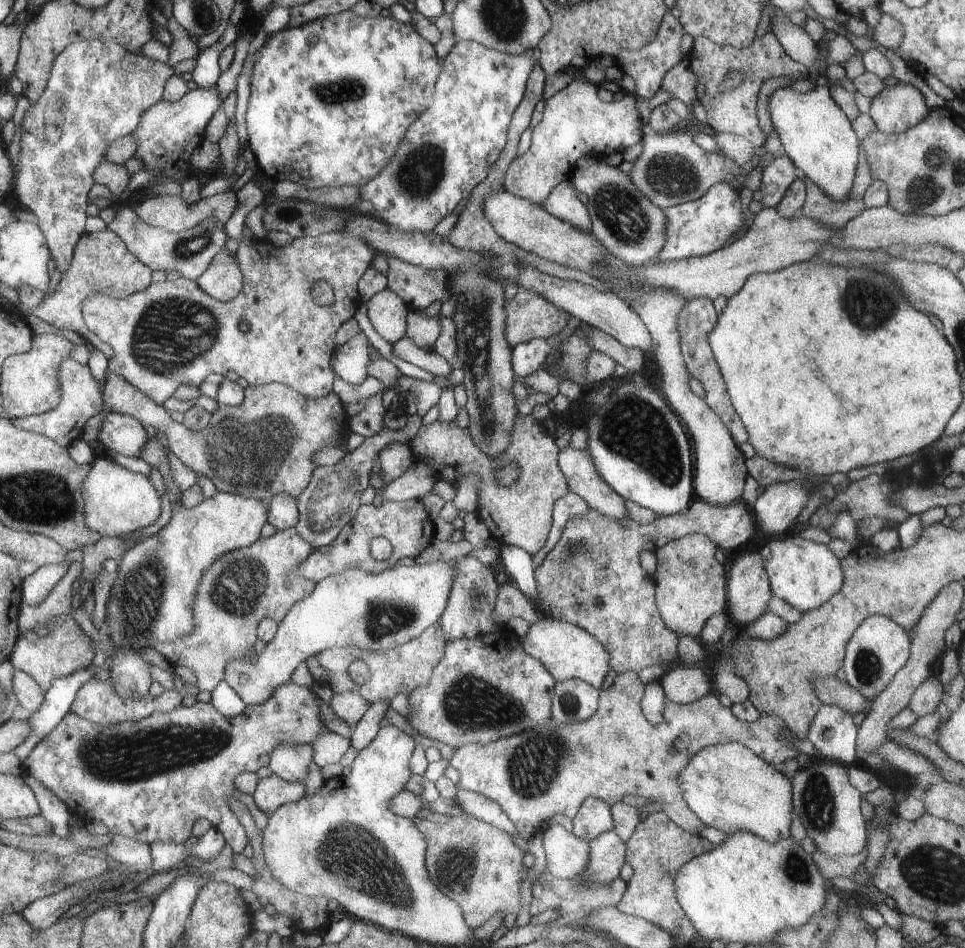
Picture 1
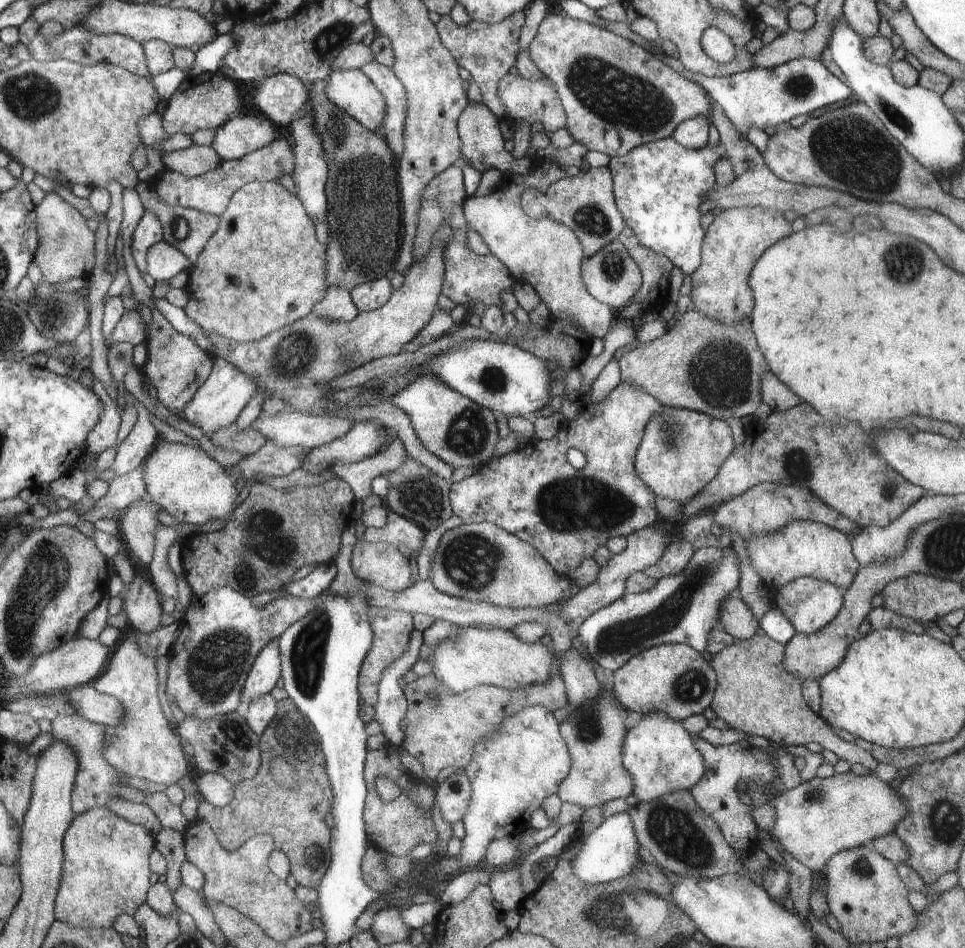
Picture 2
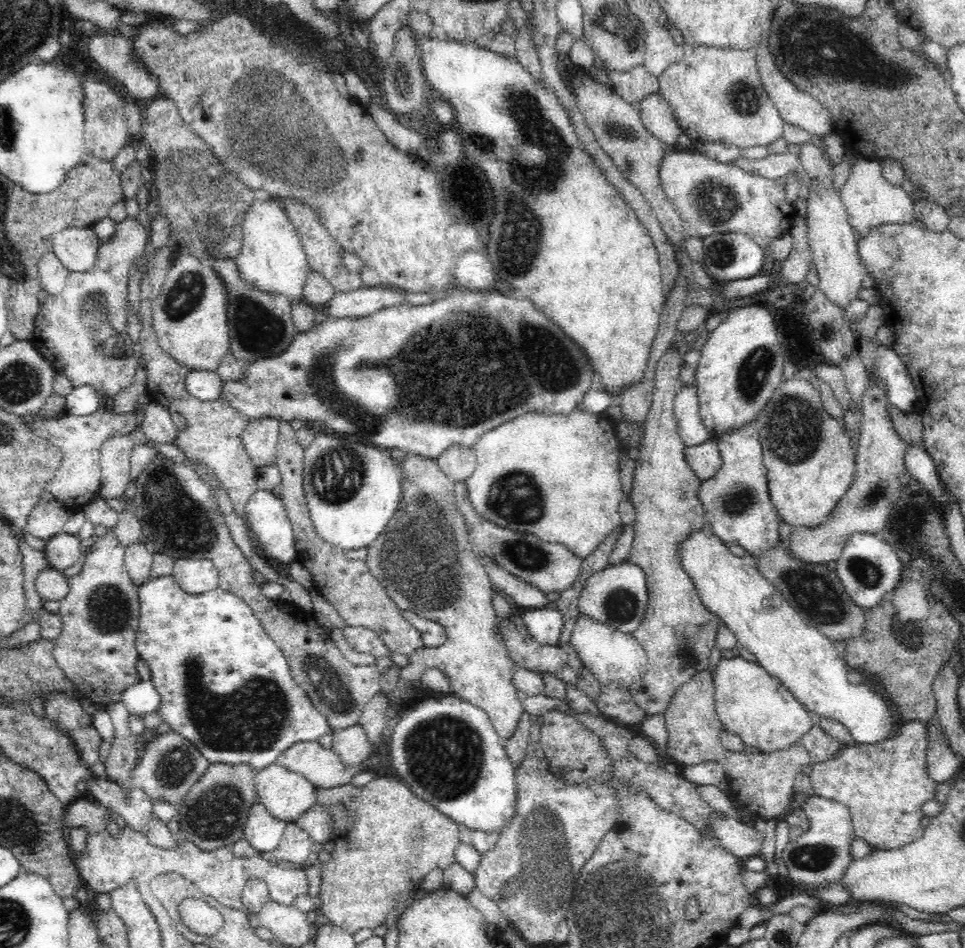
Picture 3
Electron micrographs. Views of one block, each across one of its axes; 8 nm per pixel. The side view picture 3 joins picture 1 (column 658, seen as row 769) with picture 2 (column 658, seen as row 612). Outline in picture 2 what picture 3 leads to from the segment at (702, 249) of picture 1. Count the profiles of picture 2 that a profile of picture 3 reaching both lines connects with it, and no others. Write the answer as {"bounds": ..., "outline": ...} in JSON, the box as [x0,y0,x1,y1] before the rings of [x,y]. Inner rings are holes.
{"bounds":[609,136,725,278],"outline":[[[671,136],[655,140],[629,150],[619,158],[609,160],[609,172],[613,178],[615,206],[623,216],[623,222],[633,230],[637,242],[653,254],[665,256],[685,278],[689,278],[701,264],[703,228],[701,216],[705,214],[703,200],[715,188],[713,176],[715,162],[725,158],[721,144],[689,150],[675,142]]]}

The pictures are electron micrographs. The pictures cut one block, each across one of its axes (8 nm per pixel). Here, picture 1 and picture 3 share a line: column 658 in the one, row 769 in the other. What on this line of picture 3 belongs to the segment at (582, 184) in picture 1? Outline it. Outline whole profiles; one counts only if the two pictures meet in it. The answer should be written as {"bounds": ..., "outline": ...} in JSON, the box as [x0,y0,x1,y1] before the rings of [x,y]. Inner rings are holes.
{"bounds":[178,764,258,852],"outline":[[[210,764],[204,776],[186,792],[182,804],[178,804],[180,838],[190,840],[204,852],[220,848],[232,848],[244,838],[246,820],[250,808],[258,802],[256,770],[248,764]]]}

